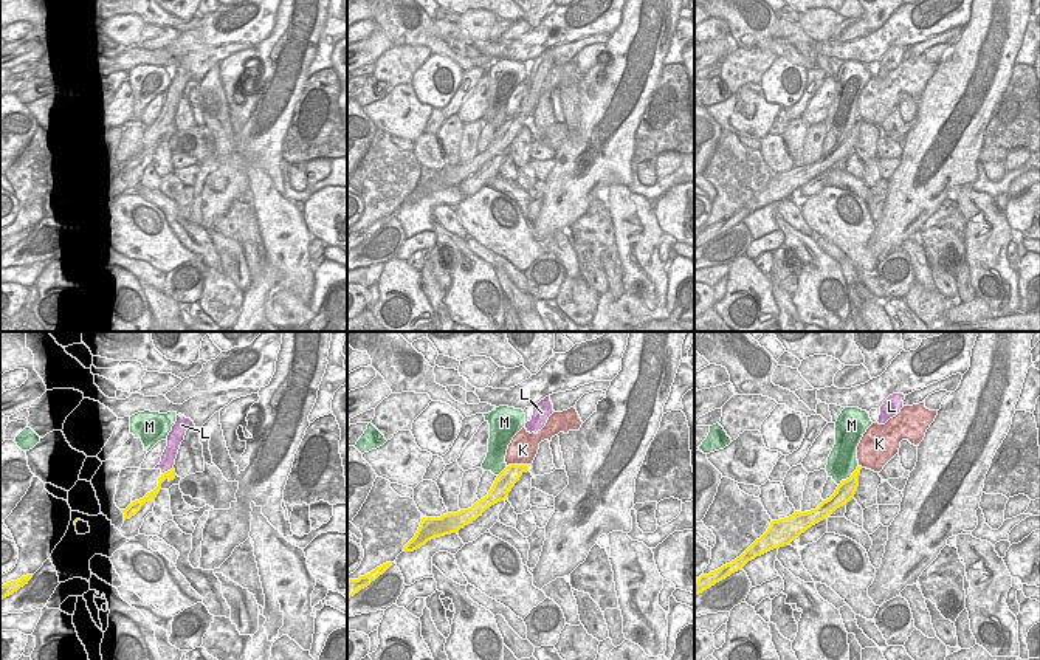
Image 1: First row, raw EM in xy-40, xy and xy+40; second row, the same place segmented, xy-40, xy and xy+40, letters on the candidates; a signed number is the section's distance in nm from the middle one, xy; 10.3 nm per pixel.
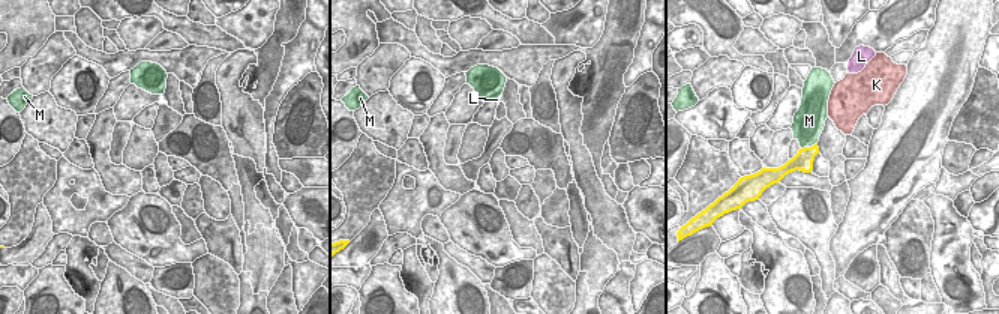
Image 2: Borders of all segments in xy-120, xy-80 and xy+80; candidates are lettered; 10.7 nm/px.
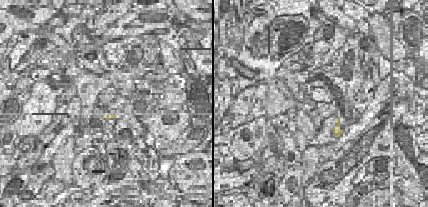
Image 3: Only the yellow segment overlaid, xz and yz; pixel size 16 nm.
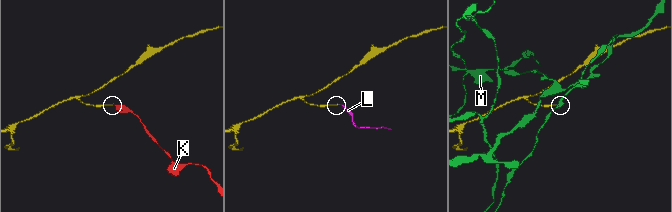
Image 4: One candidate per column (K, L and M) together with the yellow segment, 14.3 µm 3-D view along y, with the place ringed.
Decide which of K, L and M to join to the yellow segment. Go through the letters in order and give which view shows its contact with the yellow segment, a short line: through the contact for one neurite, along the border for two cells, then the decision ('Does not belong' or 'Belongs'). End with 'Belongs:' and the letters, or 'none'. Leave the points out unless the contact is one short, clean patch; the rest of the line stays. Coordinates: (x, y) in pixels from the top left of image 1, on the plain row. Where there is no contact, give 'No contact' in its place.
K: Touches yellow in xy. Line: xy (529, 116), (510, 116), (507, 120). Does not belong
L: Touches yellow in xy-40. Line: xy-40 (171, 127), (168, 124), (168, 112). Belongs
M: Touches yellow in xy+40. Line: xy+40 (857, 118), (839, 138). Does not belong
Belongs: L.

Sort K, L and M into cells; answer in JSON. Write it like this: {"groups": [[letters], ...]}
{"groups": [["K"], ["L"], ["M"]]}

